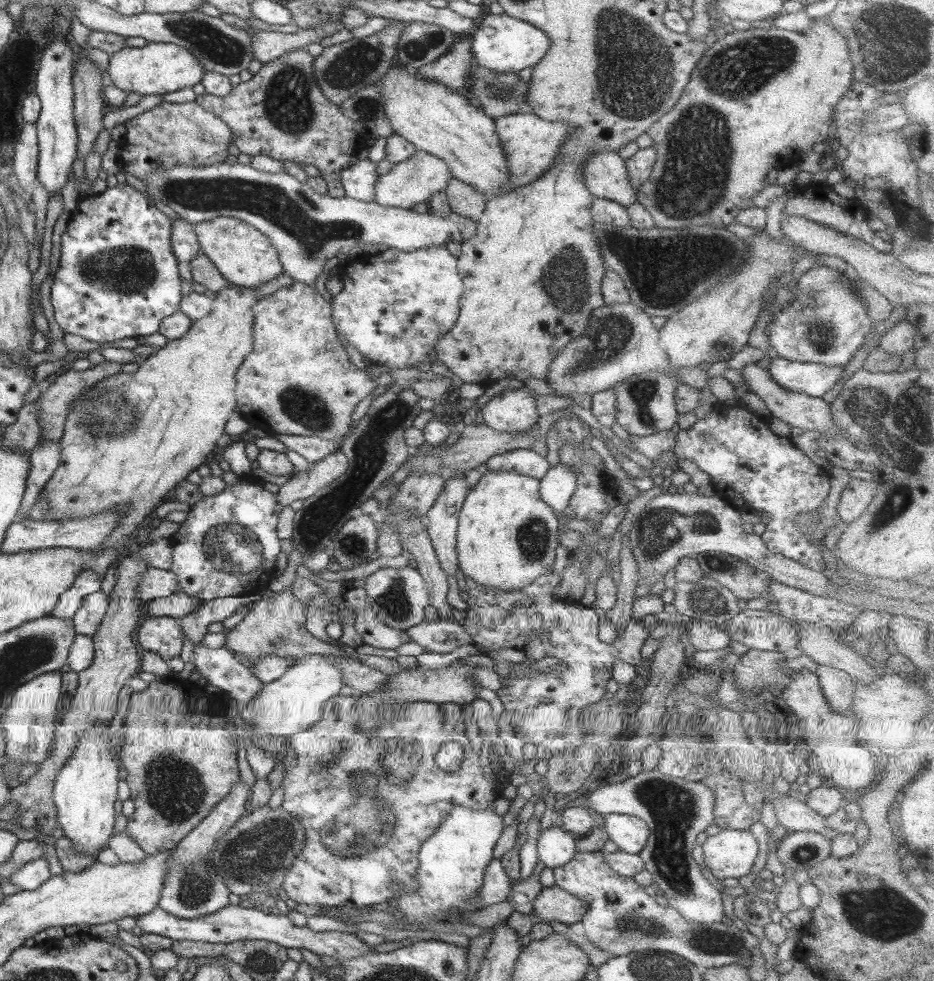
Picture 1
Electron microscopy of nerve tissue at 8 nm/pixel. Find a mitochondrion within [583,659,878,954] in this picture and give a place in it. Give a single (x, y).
(674, 812)

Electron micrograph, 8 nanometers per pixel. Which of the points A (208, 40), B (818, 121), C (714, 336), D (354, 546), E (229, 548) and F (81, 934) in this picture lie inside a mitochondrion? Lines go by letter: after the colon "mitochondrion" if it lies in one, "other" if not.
A: mitochondrion
B: other
C: other
D: mitochondrion
E: mitochondrion
F: other

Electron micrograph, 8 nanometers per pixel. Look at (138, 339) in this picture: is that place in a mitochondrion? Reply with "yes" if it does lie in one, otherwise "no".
no

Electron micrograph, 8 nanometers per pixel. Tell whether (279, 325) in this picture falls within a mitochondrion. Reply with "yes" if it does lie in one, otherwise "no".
no

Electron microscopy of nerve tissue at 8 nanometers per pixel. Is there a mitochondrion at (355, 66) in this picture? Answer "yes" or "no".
yes

